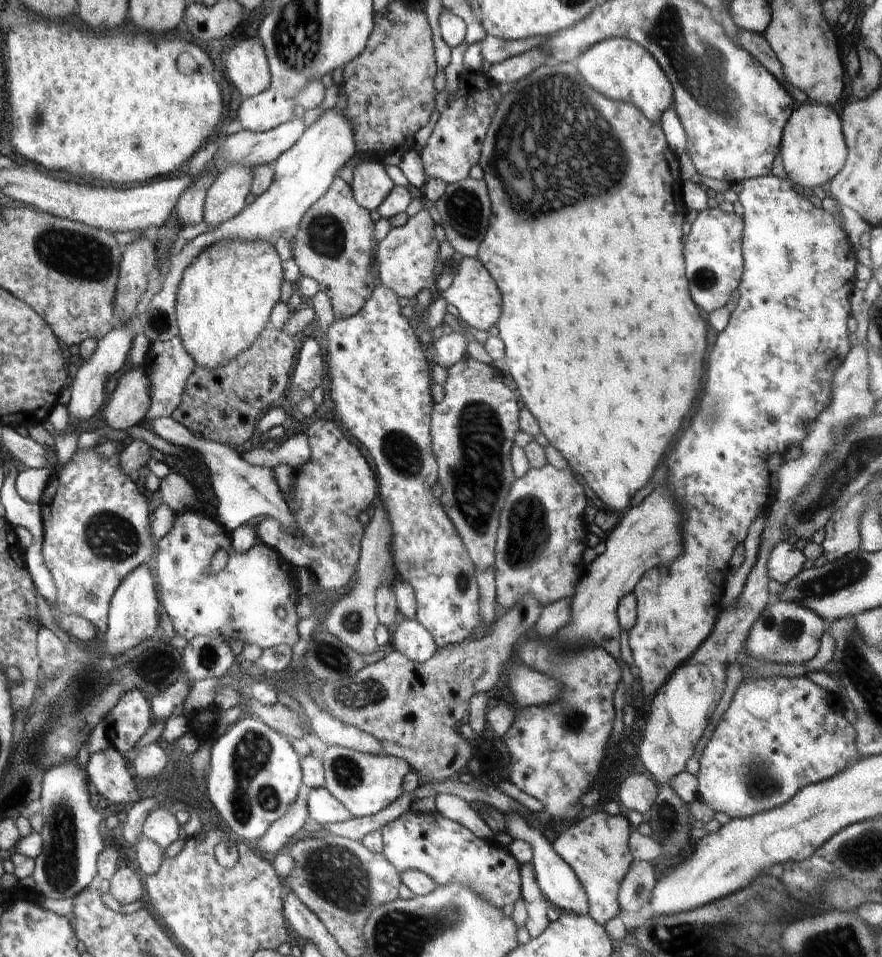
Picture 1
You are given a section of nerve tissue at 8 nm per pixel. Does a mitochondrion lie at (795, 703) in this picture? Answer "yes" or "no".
no

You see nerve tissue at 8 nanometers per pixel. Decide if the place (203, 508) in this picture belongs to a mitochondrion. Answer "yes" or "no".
no

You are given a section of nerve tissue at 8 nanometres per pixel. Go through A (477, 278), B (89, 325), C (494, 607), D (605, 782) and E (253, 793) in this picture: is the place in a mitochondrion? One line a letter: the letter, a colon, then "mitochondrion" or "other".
A: other
B: other
C: other
D: other
E: mitochondrion

